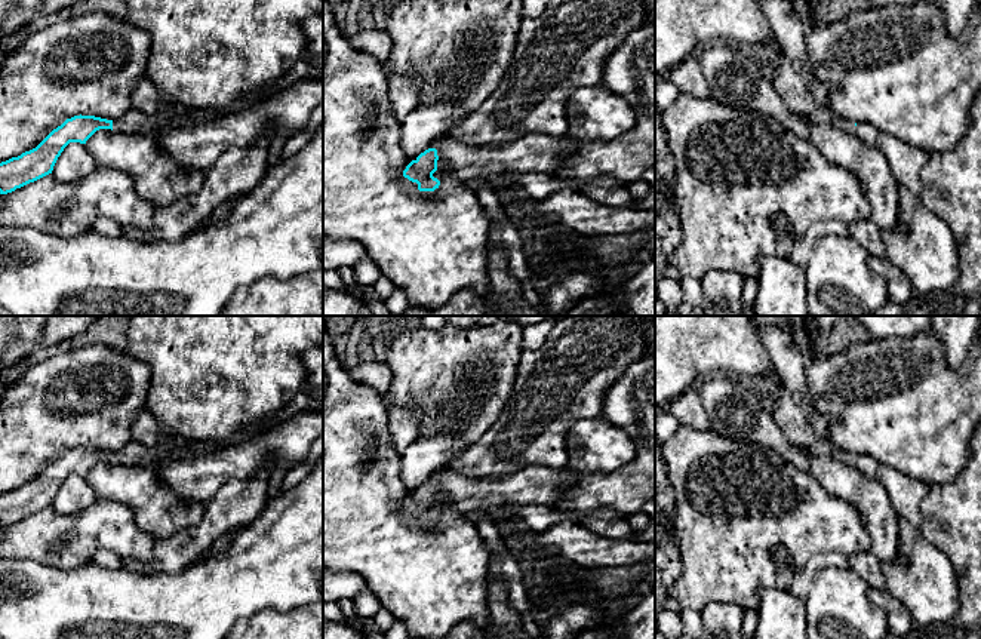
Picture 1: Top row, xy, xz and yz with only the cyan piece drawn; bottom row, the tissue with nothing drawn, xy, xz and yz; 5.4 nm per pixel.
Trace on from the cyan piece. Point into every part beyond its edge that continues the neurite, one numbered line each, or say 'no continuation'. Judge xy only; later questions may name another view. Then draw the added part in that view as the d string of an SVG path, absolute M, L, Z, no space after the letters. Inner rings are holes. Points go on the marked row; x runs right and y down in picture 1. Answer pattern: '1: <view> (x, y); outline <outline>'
1: xy (134, 120); outline M136 108L129 110L123 117L113 120L113 130L116 132L150 132L153 136L160 136L163 133L170 132L175 126L182 125L172 125L169 119L162 120L160 111L156 114L145 114Z

